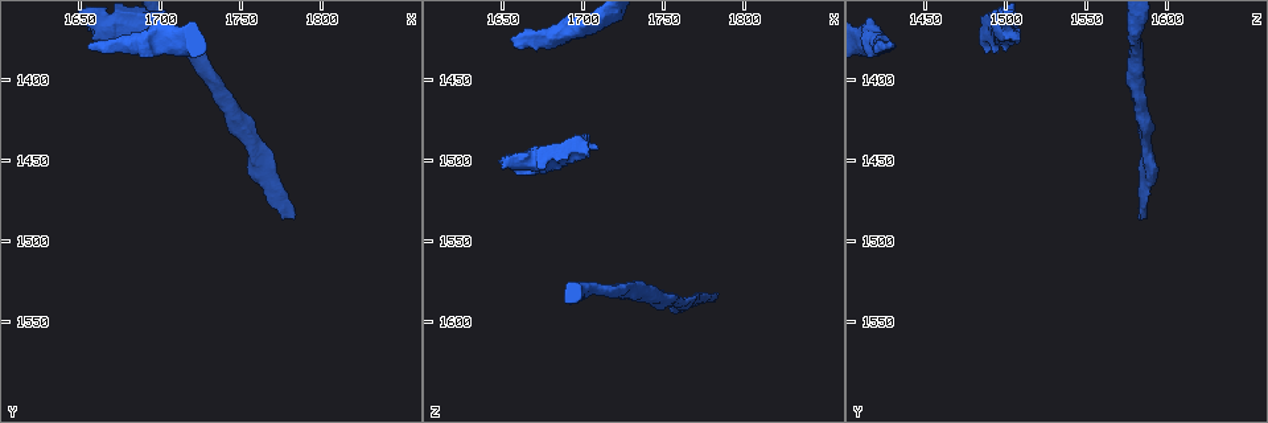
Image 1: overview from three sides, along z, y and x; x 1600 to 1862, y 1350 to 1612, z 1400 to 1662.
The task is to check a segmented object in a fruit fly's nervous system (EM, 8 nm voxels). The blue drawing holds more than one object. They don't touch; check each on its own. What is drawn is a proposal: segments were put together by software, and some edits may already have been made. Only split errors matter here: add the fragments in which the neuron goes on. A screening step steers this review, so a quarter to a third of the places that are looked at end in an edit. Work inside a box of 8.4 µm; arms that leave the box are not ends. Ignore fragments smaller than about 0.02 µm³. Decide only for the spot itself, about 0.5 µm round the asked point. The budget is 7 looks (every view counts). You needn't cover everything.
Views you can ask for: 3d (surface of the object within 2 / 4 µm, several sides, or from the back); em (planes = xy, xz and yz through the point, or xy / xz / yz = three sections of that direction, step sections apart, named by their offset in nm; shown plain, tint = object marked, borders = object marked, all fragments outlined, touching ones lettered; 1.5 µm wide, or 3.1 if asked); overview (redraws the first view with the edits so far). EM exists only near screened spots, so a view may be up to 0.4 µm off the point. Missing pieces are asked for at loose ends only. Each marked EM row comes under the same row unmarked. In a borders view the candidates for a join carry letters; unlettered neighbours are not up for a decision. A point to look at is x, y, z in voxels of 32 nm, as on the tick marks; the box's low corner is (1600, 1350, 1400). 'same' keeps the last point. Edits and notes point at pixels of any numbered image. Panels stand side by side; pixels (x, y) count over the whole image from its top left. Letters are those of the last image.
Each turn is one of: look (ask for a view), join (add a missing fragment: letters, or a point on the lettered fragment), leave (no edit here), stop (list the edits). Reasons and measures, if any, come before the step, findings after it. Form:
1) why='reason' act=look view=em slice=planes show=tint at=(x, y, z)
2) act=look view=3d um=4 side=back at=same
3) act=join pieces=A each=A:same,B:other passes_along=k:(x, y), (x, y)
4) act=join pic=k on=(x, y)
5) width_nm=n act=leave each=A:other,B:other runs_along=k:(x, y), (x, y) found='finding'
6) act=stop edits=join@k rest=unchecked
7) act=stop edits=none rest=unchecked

why='an open end' act=look view=em um=3.1 slice=xy step=16 show=borders at=(1700, 1384, 1488)

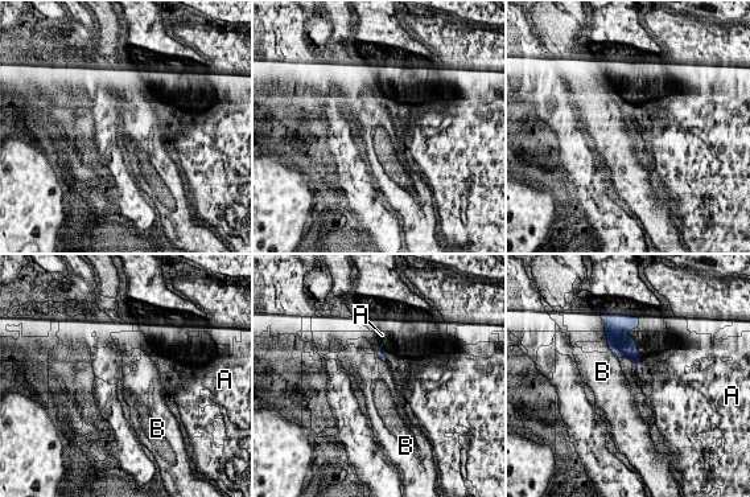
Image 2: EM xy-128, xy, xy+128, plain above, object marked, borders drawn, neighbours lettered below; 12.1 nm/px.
act=look view=em um=3.1 slice=planes show=borders at=same

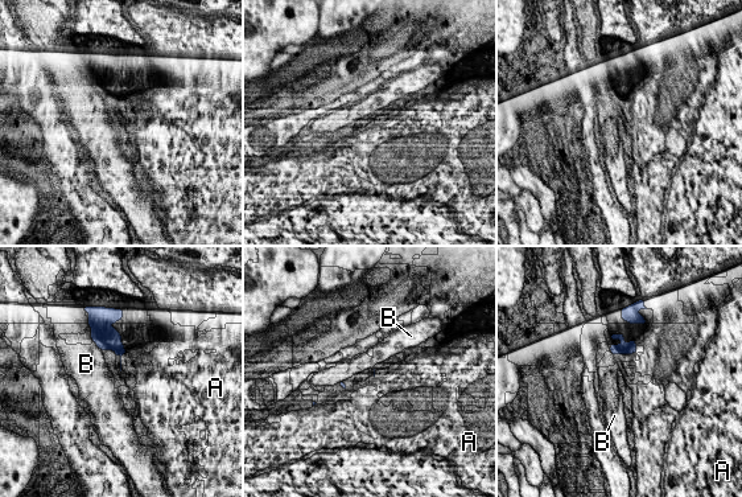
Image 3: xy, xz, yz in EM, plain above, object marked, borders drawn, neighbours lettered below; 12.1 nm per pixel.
act=leave each=A:other,B:other border=3:(126, 352), (122, 357), (122, 370) found='none of them fits'

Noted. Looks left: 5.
why='branch stops here' act=look view=3d um=2 at=(1664, 1380, 1432)

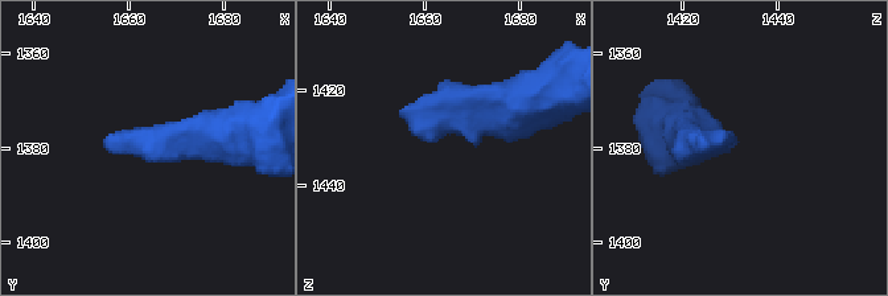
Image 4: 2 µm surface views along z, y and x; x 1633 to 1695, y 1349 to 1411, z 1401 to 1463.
act=look view=em slice=planes show=borders at=(1662, 1378, 1431)

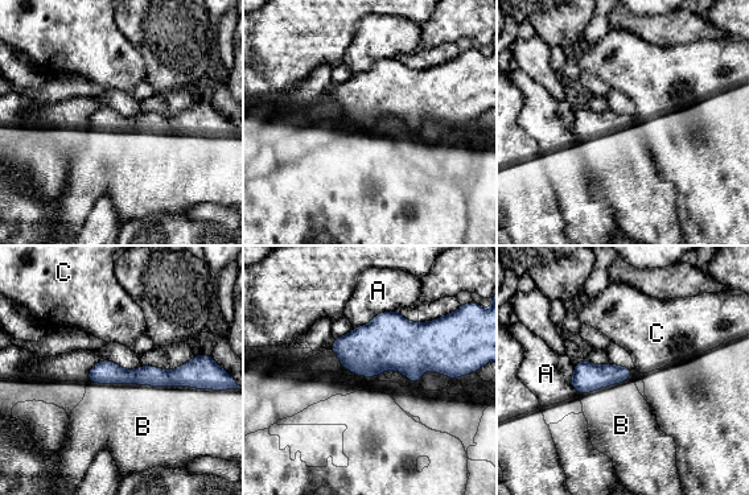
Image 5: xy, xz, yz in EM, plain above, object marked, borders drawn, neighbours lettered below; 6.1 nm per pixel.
act=join pieces=B each=A:other,B:same,C:other found='it goes on there'

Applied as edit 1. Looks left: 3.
act=stop edits=join@5 rest=unchecked

